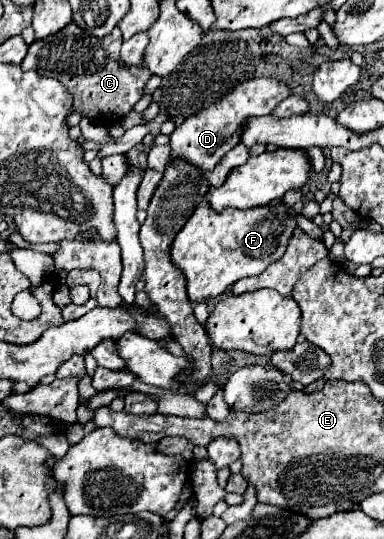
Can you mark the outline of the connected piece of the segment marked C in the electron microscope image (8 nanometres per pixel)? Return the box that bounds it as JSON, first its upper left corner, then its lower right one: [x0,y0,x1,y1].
[21,23,149,123]

